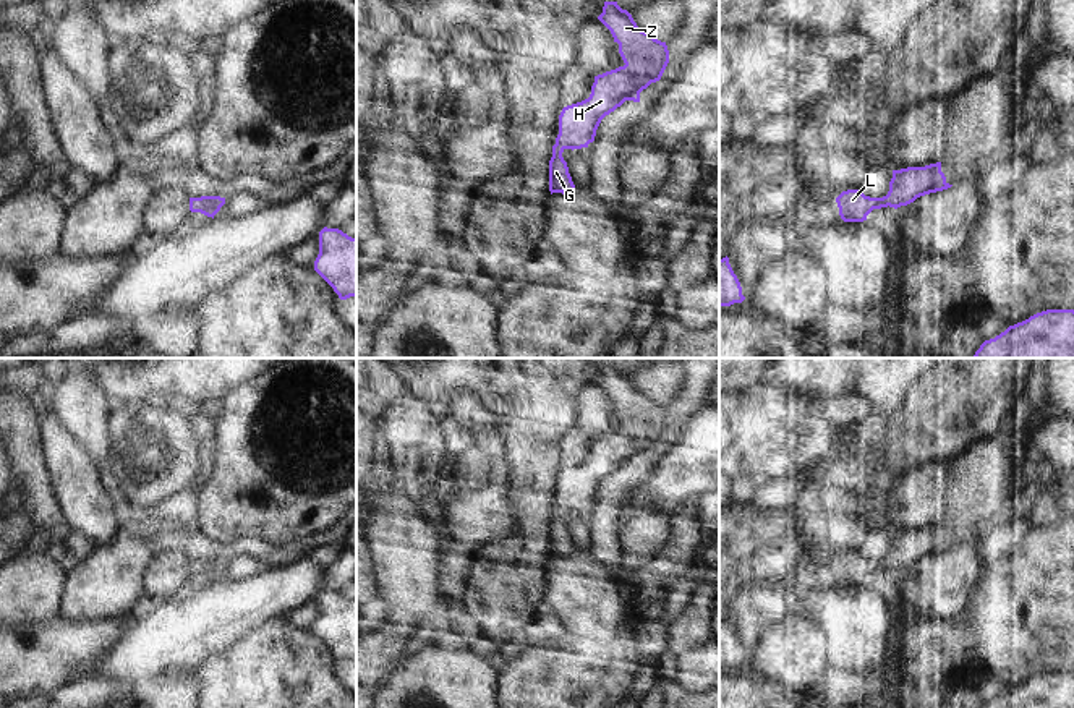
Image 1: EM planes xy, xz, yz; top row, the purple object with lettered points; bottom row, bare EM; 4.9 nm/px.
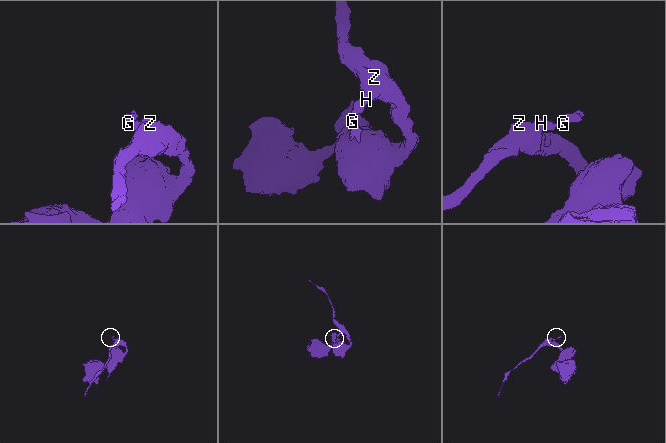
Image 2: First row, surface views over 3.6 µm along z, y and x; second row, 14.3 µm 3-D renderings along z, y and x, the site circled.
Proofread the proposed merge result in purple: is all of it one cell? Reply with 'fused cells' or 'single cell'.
single cell

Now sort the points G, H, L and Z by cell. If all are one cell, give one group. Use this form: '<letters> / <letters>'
G H L Z

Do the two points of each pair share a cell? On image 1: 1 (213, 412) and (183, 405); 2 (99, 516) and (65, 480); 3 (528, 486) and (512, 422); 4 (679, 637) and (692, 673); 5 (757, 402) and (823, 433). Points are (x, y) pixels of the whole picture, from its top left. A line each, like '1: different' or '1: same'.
1: same
2: same
3: same
4: different
5: same

